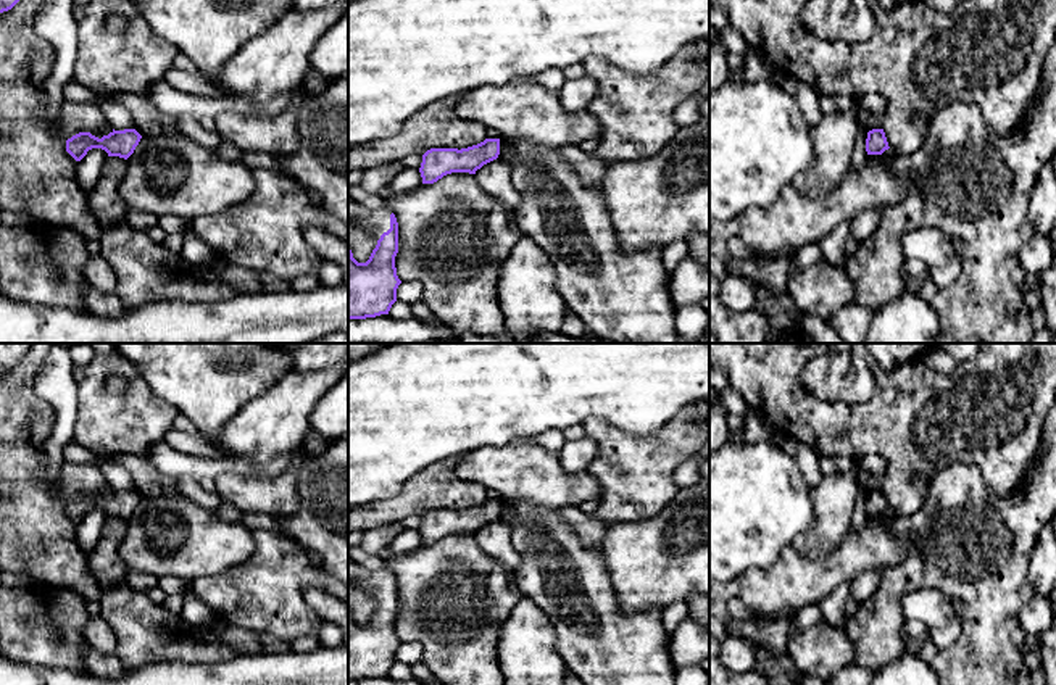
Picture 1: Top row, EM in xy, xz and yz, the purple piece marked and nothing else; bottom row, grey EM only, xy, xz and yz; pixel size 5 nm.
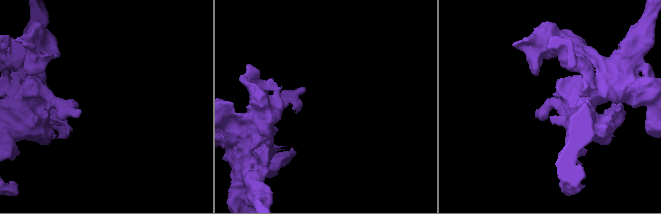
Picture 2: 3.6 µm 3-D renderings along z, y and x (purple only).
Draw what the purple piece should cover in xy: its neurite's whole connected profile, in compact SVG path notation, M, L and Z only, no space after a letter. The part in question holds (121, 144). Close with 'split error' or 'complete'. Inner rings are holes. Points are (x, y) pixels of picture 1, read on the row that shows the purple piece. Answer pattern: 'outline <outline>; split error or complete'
outline M135 129L111 131L102 139L92 135L90 132L79 132L66 140L66 152L81 161L89 150L102 148L108 156L119 156L127 160L135 147L139 145L142 135Z; complete

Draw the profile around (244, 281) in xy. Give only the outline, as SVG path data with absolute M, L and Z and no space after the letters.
M219 263L219 277L237 293L260 293L264 290L258 272L232 263Z

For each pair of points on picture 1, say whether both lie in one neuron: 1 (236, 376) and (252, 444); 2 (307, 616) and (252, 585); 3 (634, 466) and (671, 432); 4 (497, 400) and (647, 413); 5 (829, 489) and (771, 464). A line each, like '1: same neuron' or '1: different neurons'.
1: different neurons
2: same neuron
3: same neuron
4: same neuron
5: different neurons

